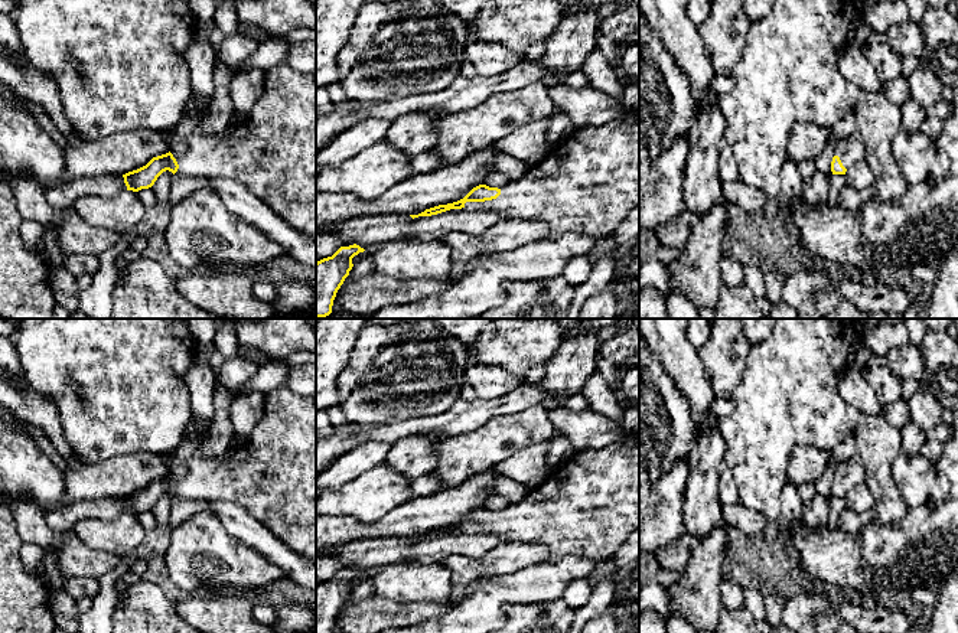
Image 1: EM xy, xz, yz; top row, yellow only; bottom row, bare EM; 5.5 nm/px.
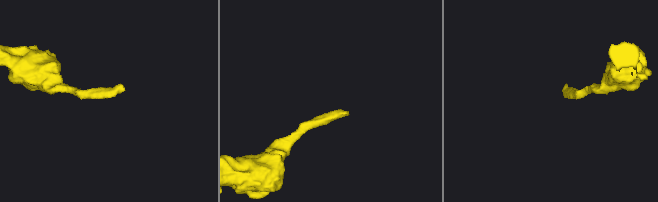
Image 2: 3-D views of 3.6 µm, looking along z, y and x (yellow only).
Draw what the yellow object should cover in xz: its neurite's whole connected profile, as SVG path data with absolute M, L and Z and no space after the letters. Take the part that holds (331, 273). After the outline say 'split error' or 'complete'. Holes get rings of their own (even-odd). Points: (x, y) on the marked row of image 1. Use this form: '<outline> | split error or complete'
M353 244L340 247L332 257L316 262L316 317L332 313L338 290L352 270L352 258L365 249Z | complete

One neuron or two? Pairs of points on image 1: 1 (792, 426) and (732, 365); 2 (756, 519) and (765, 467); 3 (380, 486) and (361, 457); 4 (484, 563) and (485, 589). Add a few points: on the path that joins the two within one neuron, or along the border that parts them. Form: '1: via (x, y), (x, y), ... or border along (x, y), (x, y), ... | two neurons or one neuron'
1: border along (750, 348), (742, 379), (729, 398) | two neurons
2: border along (736, 485), (739, 499), (766, 521) | two neurons
3: border along (390, 446), (381, 463), (341, 486) | two neurons
4: border along (518, 570), (476, 578), (460, 599) | two neurons

